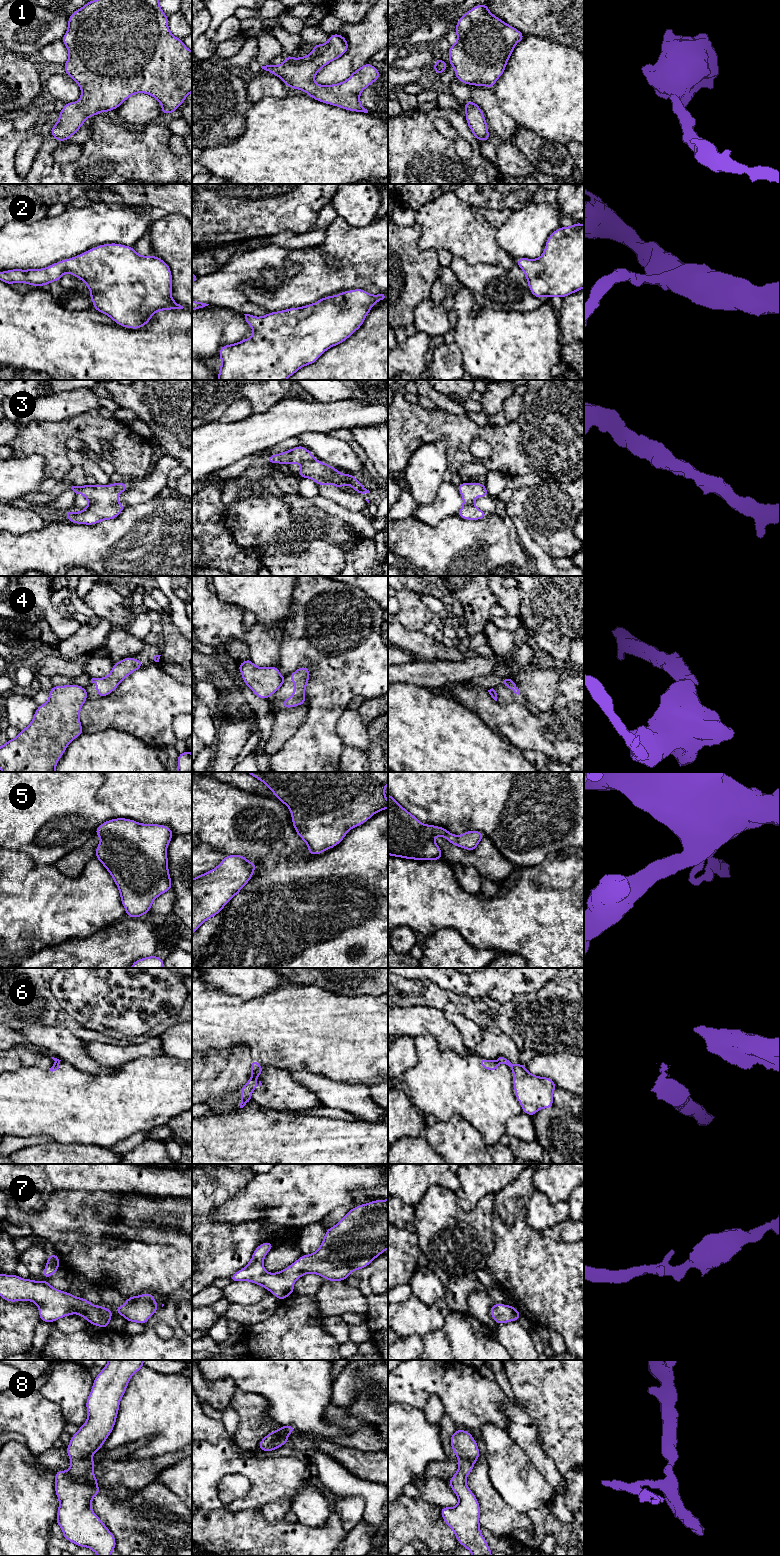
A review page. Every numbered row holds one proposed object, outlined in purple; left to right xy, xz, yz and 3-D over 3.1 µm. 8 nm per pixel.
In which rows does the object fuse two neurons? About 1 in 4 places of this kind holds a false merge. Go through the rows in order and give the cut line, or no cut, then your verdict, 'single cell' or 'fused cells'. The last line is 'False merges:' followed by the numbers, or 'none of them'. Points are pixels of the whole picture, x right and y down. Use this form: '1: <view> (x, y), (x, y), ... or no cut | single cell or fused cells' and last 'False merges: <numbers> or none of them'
1: no cut | single cell
2: no cut | single cell
3: no cut | single cell
4: yz (490, 689), (496, 694) | fused cells
5: no cut | single cell
6: xz (251, 1077), (255, 1079) | fused cells
7: no cut | single cell
8: no cut | single cell
False merges: 4, 6

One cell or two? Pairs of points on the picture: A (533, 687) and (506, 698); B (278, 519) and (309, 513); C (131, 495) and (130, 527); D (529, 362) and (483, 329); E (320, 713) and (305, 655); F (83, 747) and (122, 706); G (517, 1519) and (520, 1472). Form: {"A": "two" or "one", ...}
{"A": "one", "B": "two", "C": "two", "D": "one", "E": "one", "F": "two", "G": "two"}

